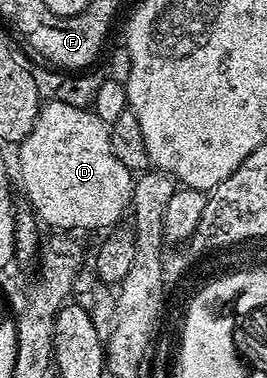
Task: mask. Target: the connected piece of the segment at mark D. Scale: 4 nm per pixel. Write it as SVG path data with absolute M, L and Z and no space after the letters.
M49 102L42 106L31 133L27 133L25 140L16 148L21 187L29 198L28 206L46 228L53 227L49 229L61 233L97 231L100 227L119 222L121 214L130 210L135 175L126 169L123 161L119 161L111 149L110 124L102 121L91 109Z

